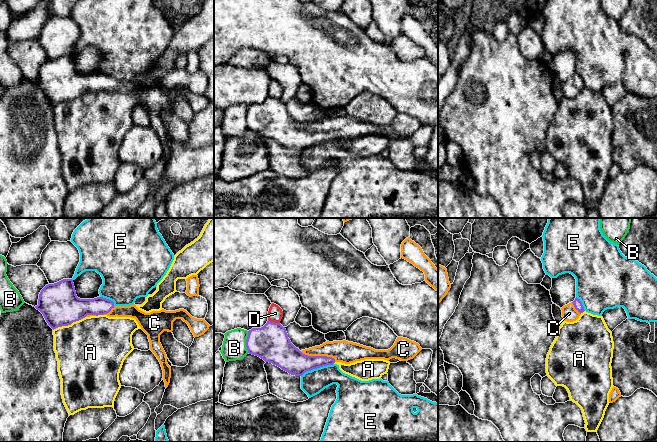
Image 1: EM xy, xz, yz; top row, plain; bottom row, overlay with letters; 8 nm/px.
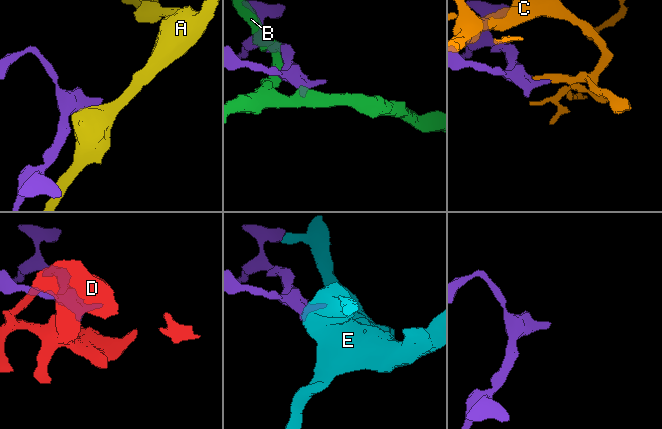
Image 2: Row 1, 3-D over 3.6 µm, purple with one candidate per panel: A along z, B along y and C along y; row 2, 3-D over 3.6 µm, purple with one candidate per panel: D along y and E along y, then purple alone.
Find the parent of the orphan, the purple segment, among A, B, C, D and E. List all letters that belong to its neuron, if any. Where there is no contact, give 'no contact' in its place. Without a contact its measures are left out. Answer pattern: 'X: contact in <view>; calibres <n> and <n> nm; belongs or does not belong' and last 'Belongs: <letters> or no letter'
A: contact in xy; calibres 320 and 480 nm; does not belong
B: contact in xz; calibres 280 and 190 nm; does not belong
C: contact in xz; calibres 200 and 180 nm; belongs
D: contact in xz; calibres 280 and 120 nm; does not belong
E: contact in xz; calibres 200 and 190 nm; does not belong
Belongs: C

